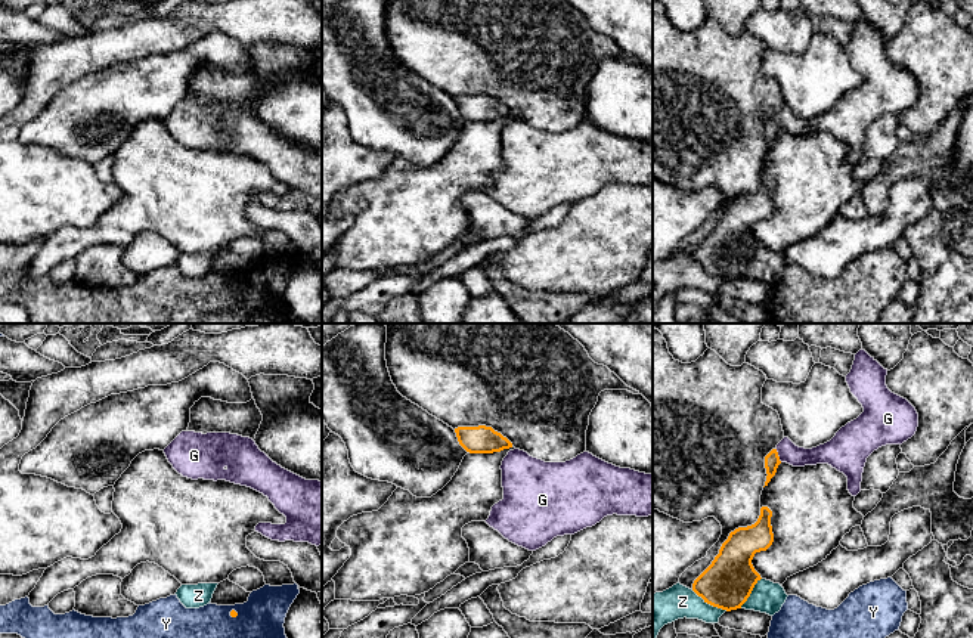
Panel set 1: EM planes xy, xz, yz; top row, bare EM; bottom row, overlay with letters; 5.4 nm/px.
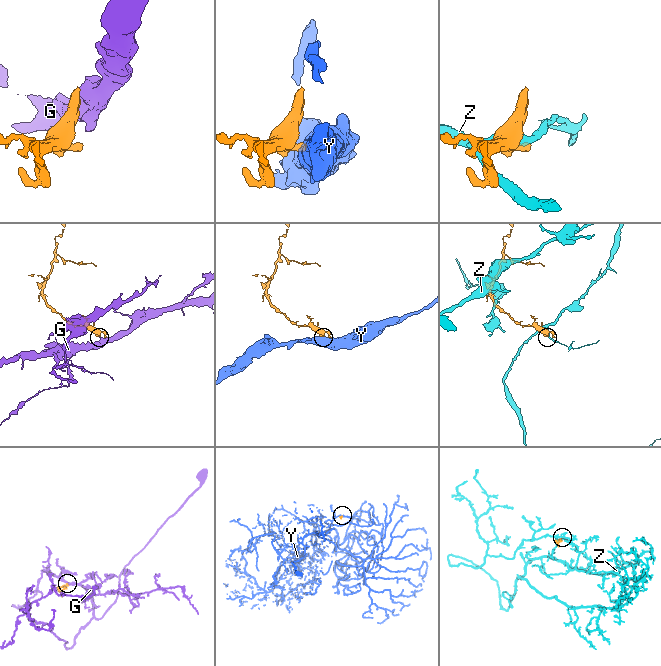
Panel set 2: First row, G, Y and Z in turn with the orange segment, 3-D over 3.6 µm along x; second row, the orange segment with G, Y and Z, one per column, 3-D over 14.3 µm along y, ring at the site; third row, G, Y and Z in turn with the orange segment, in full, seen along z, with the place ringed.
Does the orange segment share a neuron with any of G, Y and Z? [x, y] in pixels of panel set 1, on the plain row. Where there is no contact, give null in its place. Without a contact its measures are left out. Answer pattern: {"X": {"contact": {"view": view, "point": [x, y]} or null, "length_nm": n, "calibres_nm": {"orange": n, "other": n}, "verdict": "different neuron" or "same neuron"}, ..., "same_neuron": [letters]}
{"G": {"contact": {"view": "yz", "point": [777, 124]}, "length_nm": 90, "calibres_nm": {"orange": 80, "other": 110}, "verdict": "same neuron"}, "Y": {"contact": {"view": "xy", "point": [236, 282]}, "length_nm": 60, "calibres_nm": {"orange": 40, "other": 260}, "verdict": "different neuron"}, "Z": {"contact": {"view": "yz", "point": [709, 272]}, "length_nm": 240, "calibres_nm": {"orange": 280, "other": 180}, "verdict": "different neuron"}, "same_neuron": ["G"]}

